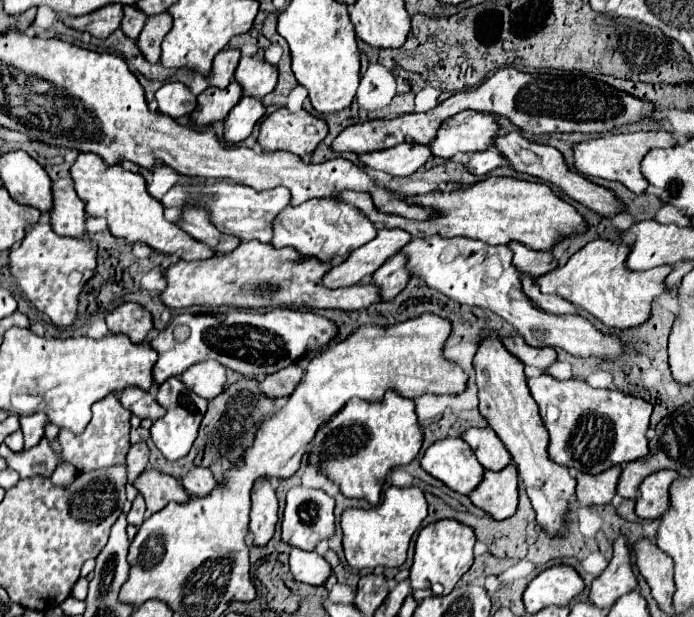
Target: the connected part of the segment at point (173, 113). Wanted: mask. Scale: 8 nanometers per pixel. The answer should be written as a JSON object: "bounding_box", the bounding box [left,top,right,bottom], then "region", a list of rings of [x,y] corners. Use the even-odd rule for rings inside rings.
{"bounding_box":[156,83,196,119],"region":[[[164,83],[156,91],[156,101],[158,111],[170,115],[172,119],[190,115],[196,107],[196,95],[190,93],[190,89],[184,83]]]}

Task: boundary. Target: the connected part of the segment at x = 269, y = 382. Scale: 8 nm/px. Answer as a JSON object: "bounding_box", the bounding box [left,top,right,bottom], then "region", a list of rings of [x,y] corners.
{"bounding_box":[260,363,304,397],"region":[[[292,363],[286,369],[280,369],[278,373],[266,375],[260,383],[260,391],[266,393],[268,397],[286,397],[288,393],[292,393],[292,389],[302,381],[304,377],[304,369],[298,363]]]}

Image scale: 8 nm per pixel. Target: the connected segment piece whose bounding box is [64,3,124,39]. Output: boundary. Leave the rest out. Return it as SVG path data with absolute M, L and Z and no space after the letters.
M112 3L82 17L64 17L64 23L78 31L88 31L98 39L106 39L110 33L114 33L120 27L122 17L124 17L122 7Z

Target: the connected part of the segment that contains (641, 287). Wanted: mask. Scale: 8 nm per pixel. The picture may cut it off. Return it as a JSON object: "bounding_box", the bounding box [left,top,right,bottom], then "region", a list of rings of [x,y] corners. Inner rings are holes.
{"bounding_box":[536,239,672,329],"region":[[[596,239],[576,251],[566,265],[552,269],[552,273],[536,277],[536,285],[542,293],[554,293],[562,299],[578,305],[588,311],[596,319],[600,319],[606,327],[628,329],[640,325],[650,315],[650,303],[656,295],[660,295],[664,287],[664,277],[672,271],[672,267],[654,267],[646,273],[636,273],[626,267],[626,257],[630,249],[624,243],[610,243],[606,239]]]}

